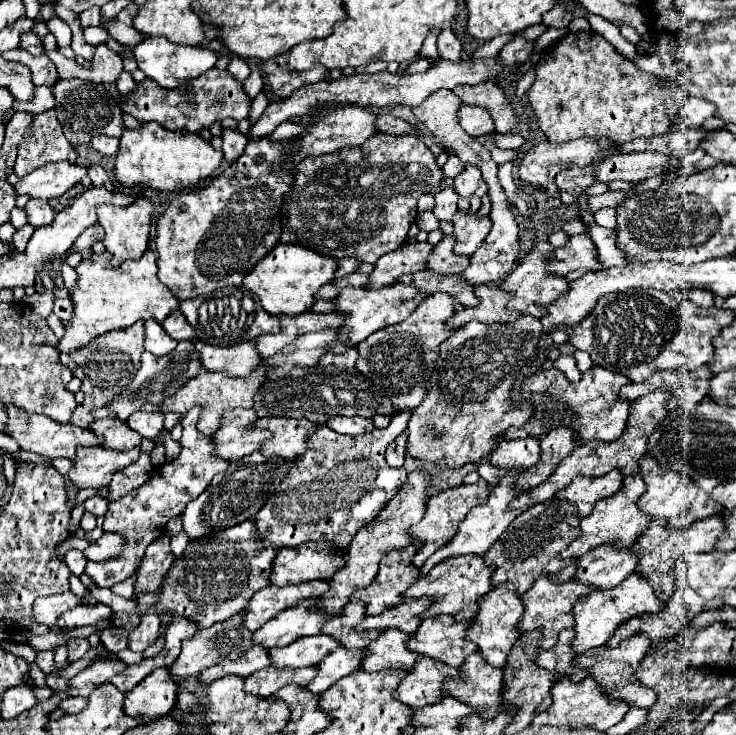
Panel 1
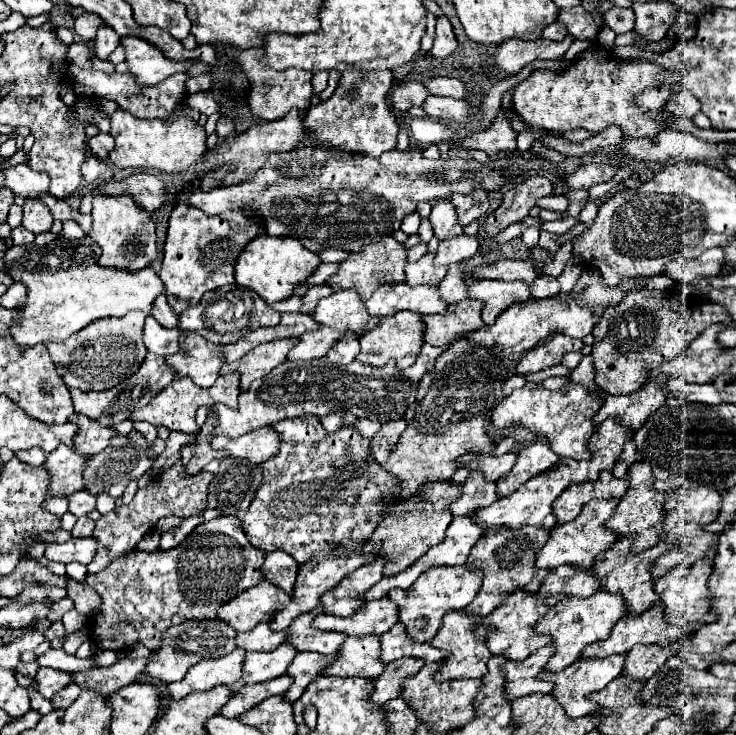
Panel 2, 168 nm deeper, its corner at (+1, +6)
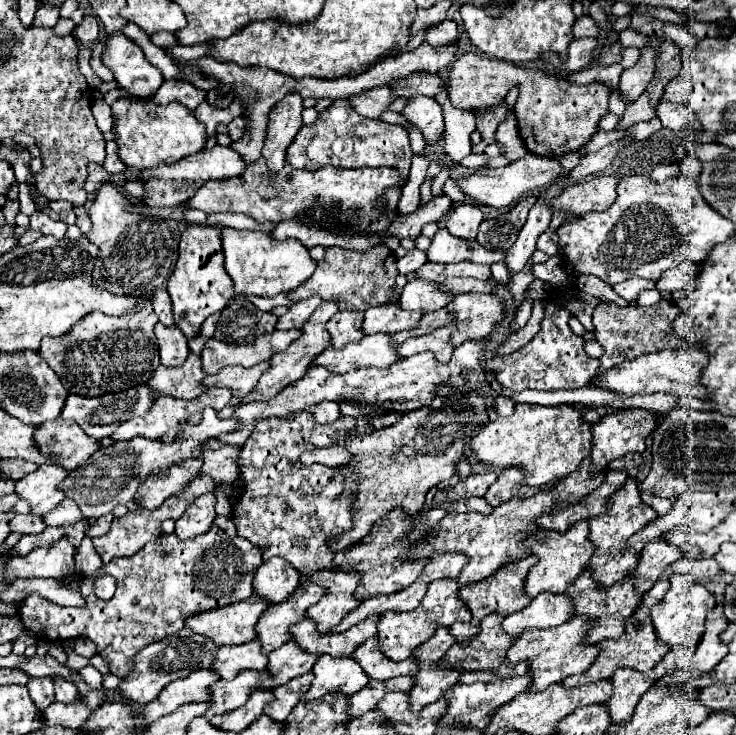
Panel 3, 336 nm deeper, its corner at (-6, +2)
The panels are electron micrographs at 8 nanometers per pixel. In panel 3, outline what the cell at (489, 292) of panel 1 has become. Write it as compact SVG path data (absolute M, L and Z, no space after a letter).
M451 322L451 324L443 326L443 328L437 328L431 334L405 340L399 346L397 352L401 356L411 356L411 354L417 354L417 352L423 352L423 350L431 350L437 356L437 360L447 362L451 358L451 354L453 354L453 348L451 348L451 332L455 332L455 322Z

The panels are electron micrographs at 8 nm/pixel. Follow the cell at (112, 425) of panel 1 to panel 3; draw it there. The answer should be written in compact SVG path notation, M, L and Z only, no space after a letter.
M51 420L41 424L35 442L45 454L57 454L57 464L65 470L81 466L93 452L101 448L99 440L91 440L75 420Z

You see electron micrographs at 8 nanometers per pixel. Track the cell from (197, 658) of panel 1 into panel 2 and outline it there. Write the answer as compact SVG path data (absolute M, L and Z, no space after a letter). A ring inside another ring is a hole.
M188 620L182 626L174 626L170 634L166 634L164 644L156 650L156 654L148 660L146 668L142 670L144 676L150 676L158 682L170 684L184 678L190 666L198 664L202 658L220 658L234 650L236 632L218 620ZM176 628L176 632L174 632Z

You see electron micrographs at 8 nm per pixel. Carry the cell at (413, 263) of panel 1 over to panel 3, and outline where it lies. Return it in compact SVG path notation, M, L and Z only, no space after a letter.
M373 246L367 252L347 250L347 248L327 248L327 254L321 262L317 262L315 274L301 284L297 290L293 290L289 296L293 300L303 300L313 294L319 294L323 300L335 300L339 302L339 308L351 308L355 312L365 312L369 306L385 304L385 300L391 300L395 278L397 278L397 258L393 252L385 246Z

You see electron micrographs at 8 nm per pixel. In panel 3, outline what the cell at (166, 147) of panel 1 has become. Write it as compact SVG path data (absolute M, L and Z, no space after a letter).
M121 98L111 106L111 110L115 118L115 142L119 146L117 154L129 168L151 170L159 164L175 164L205 148L207 132L203 124L199 124L193 112L179 102L157 106L153 102L141 104L135 98Z

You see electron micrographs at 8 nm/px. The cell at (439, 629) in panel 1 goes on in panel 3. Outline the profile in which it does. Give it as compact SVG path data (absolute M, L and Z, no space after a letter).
M371 638L365 644L361 644L351 658L355 658L361 668L367 672L369 678L373 680L389 680L395 676L403 676L403 674L415 674L419 672L417 660L411 656L403 662L393 662L387 660L387 656L383 656L383 652L379 652L379 638Z

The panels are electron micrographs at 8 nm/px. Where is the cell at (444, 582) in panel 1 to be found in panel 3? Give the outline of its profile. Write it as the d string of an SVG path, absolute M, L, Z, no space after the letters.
M435 580L429 584L427 594L423 598L423 602L419 604L419 608L411 610L411 612L385 612L381 616L379 622L379 638L381 638L381 650L385 652L385 656L389 656L391 660L399 662L411 656L411 652L427 642L435 630L439 626L451 626L455 622L467 622L471 620L471 610L463 604L463 600L459 600L459 584L455 584L455 580Z

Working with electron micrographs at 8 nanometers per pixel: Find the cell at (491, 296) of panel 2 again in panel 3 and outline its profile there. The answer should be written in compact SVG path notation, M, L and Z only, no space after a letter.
M457 294L451 304L447 304L447 310L455 312L455 322L457 322L457 332L451 336L451 344L459 346L465 340L479 340L485 338L487 334L493 332L497 324L505 320L505 304L499 296L495 294Z

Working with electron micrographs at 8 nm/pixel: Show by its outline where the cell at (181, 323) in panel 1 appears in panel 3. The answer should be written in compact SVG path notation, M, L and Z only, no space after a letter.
M157 288L153 292L153 310L159 316L159 322L163 326L171 326L173 324L173 310L171 310L171 298L167 294L167 290Z

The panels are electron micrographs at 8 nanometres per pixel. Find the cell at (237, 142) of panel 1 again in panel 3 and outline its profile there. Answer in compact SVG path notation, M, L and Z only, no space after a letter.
M243 118L233 120L231 124L227 124L227 128L229 128L229 138L235 142L235 140L239 140L243 136L243 132L247 128L247 120L243 120Z

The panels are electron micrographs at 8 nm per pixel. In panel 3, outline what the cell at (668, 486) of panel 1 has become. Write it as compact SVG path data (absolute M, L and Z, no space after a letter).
M629 478L627 484L619 492L615 492L611 496L607 514L601 514L601 516L591 518L591 522L589 522L589 538L595 542L595 548L597 550L595 550L593 558L589 560L587 568L593 568L595 570L595 580L601 586L615 584L617 580L629 576L635 570L637 560L639 560L639 554L629 546L627 540L635 532L639 532L647 524L651 524L651 520L655 520L655 510L651 506L643 504L639 482L635 478Z

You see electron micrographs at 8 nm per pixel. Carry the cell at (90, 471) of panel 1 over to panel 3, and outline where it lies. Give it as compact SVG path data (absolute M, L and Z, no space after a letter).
M43 464L33 474L23 476L17 482L15 492L31 504L31 514L43 516L65 498L65 492L59 488L59 484L67 474L69 472L57 464Z

